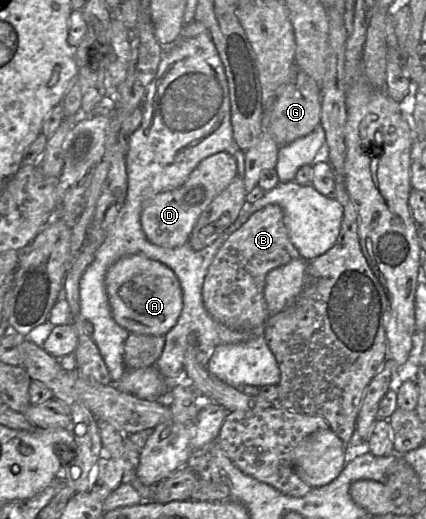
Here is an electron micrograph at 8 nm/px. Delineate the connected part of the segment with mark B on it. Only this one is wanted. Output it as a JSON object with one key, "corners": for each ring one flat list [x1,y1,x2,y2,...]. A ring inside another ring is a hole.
{"corners":[[269,204,253,213,248,220,223,243,205,276,202,299,211,317,234,330,250,330,264,326,269,317,264,297,267,274,300,254,289,238,280,206]]}

